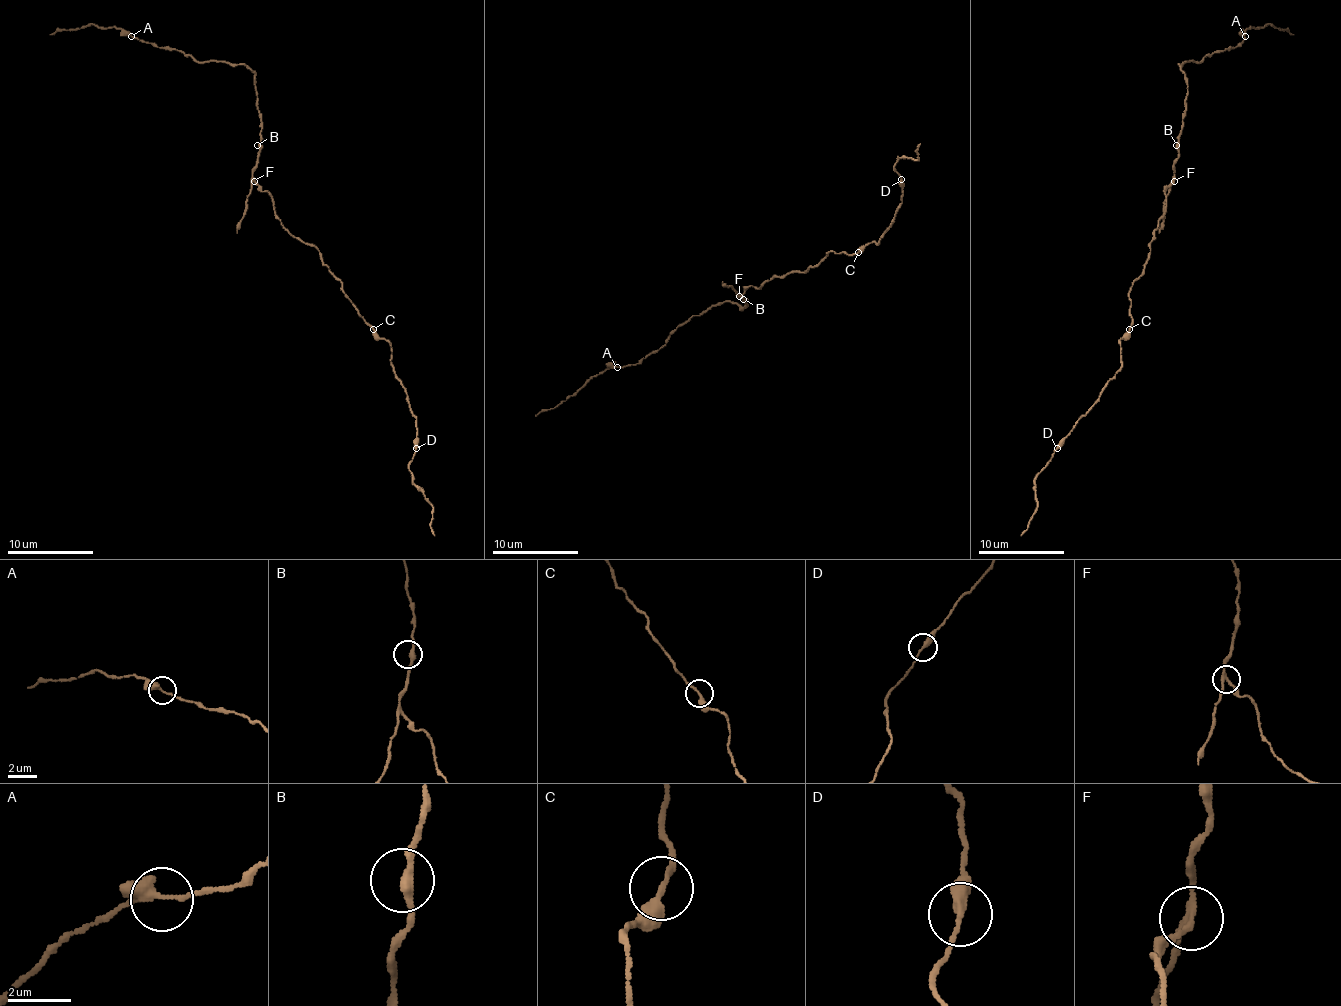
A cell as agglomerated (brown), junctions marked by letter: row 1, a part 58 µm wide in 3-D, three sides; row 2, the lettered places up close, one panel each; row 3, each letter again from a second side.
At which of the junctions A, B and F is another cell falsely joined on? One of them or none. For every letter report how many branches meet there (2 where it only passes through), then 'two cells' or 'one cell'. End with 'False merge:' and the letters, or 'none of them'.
A: 3 | one cell
B: 2 | one cell
F: 3 | two cells
False merge: F

